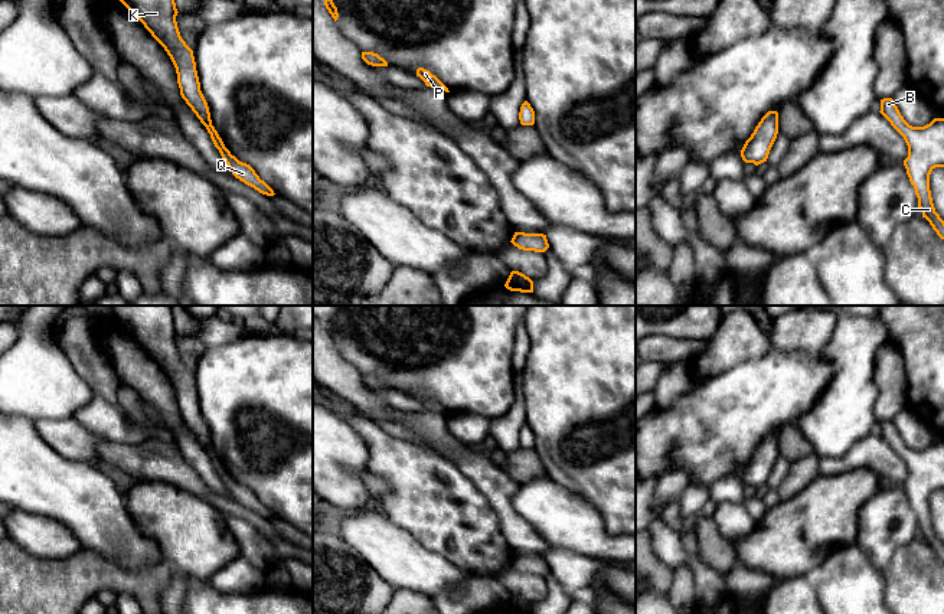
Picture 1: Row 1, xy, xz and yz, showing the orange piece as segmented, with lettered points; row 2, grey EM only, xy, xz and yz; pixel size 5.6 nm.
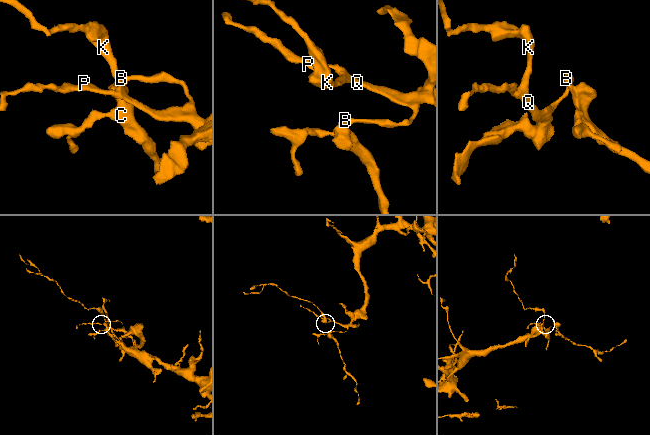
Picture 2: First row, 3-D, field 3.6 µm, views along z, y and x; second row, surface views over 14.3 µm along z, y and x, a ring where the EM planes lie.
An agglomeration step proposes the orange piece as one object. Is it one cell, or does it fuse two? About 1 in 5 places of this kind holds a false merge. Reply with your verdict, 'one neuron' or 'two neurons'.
one neuron

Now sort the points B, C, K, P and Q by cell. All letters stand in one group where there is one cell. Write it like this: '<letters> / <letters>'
B C K P Q

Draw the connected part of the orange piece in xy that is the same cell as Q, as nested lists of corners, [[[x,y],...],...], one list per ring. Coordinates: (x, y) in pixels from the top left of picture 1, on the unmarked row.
[[[111,306],[111,308],[112,317],[144,347],[170,379],[182,421],[206,450],[232,497],[259,516],[274,519],[274,513],[259,502],[249,487],[231,477],[212,448],[209,430],[200,414],[193,373],[182,362],[177,350],[179,334],[172,306]]]

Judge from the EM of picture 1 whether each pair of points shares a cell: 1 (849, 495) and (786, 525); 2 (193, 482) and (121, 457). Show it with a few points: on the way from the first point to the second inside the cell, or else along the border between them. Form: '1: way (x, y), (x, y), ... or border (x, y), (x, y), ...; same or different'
1: way (833, 503), (815, 522), (802, 523); same
2: way (176, 470), (163, 461), (139, 460); same

